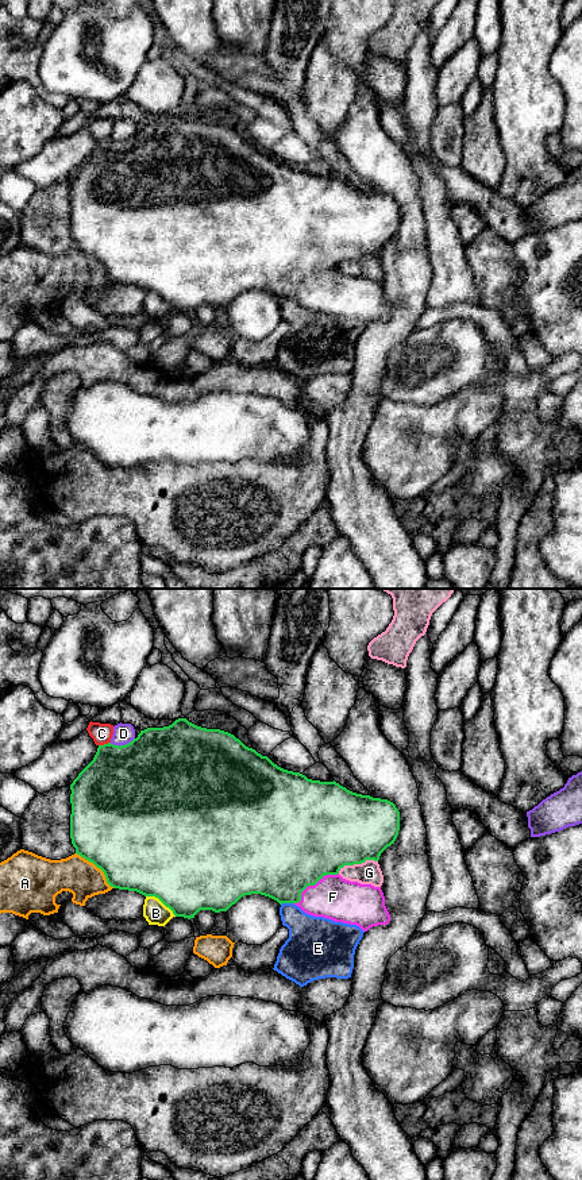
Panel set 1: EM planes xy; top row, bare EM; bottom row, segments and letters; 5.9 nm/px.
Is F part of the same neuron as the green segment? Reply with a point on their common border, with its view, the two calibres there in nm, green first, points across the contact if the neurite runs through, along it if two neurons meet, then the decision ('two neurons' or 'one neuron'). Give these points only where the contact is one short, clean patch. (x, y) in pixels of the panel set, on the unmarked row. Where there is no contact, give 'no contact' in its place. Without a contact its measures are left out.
xy (312, 280) | 480/260 nm | one neuron

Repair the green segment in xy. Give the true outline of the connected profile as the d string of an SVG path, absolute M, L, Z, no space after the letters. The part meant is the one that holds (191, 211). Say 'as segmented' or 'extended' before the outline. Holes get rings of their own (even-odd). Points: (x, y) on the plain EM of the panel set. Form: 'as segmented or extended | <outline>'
extended | M178 113L169 122L140 126L138 132L126 140L119 142L111 138L99 140L93 155L73 176L70 185L70 234L76 248L100 263L111 282L136 286L144 292L155 292L176 312L190 315L200 305L227 306L242 292L261 289L277 296L280 300L293 298L313 312L356 320L363 327L373 321L388 320L390 316L381 282L346 275L339 270L339 266L344 261L362 259L366 255L378 257L381 248L394 239L400 225L400 207L396 200L388 194L352 188L335 176L312 176L300 167L284 165L267 151L262 151L255 144L246 142L228 127L201 123L186 113Z

